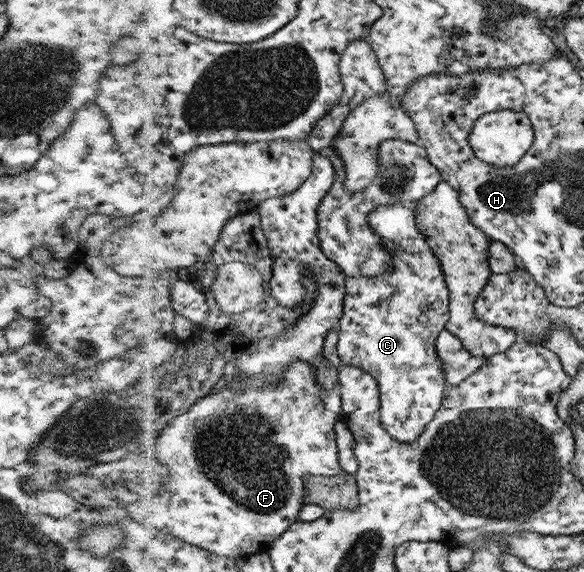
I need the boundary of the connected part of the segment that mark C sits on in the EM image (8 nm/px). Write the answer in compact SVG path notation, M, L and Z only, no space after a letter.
M393 204L378 207L370 214L370 225L376 233L384 236L388 249L392 249L393 269L384 276L349 278L345 313L340 322L340 359L343 364L363 368L376 377L380 383L384 428L396 440L411 442L418 439L426 430L427 424L435 418L434 413L444 398L444 390L448 388L442 359L436 355L435 342L449 319L449 291L438 257L429 251L426 235L418 233L416 210L412 206Z

